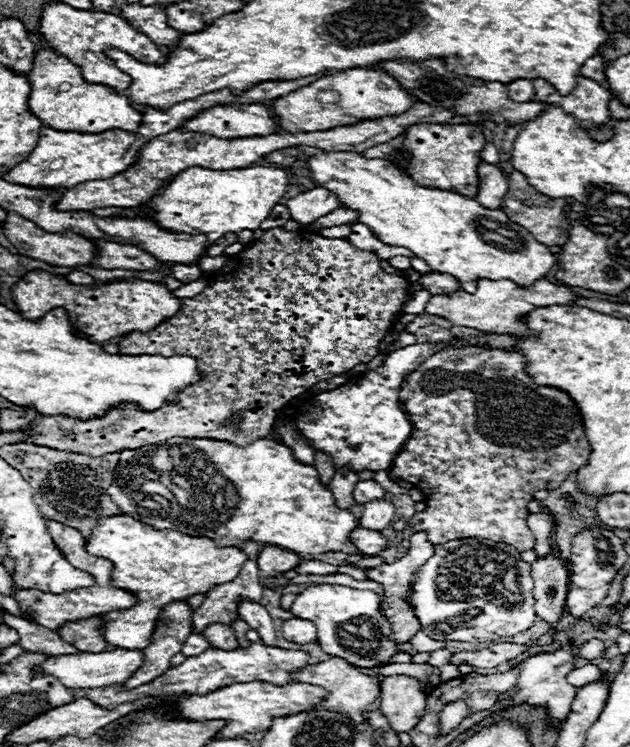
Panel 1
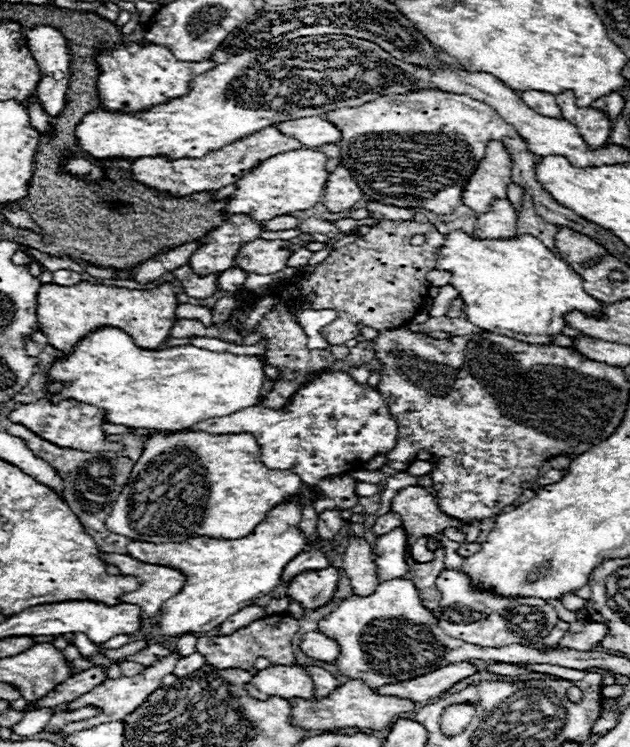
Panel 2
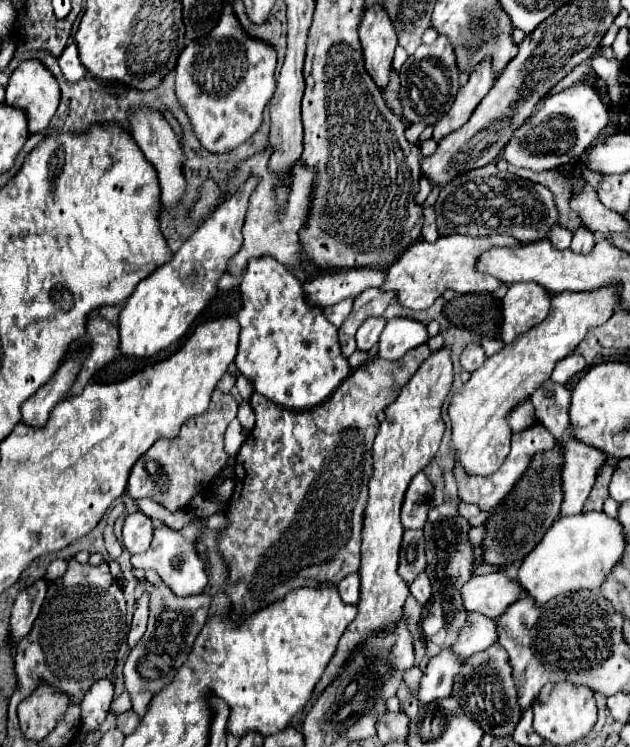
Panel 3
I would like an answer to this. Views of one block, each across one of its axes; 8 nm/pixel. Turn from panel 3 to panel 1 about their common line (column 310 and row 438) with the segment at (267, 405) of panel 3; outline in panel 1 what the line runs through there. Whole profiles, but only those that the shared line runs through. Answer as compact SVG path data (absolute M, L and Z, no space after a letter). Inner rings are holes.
M448 346L432 354L400 384L400 402L414 424L414 432L402 452L398 452L390 476L410 482L424 494L428 510L416 512L408 524L412 532L428 532L432 544L460 538L488 538L506 542L520 552L534 548L534 534L526 526L530 514L528 502L534 498L534 492L558 488L568 474L588 464L592 448L584 434L580 410L568 394L536 386L524 374L522 360L524 356L506 350L484 348L466 354L466 348Z

